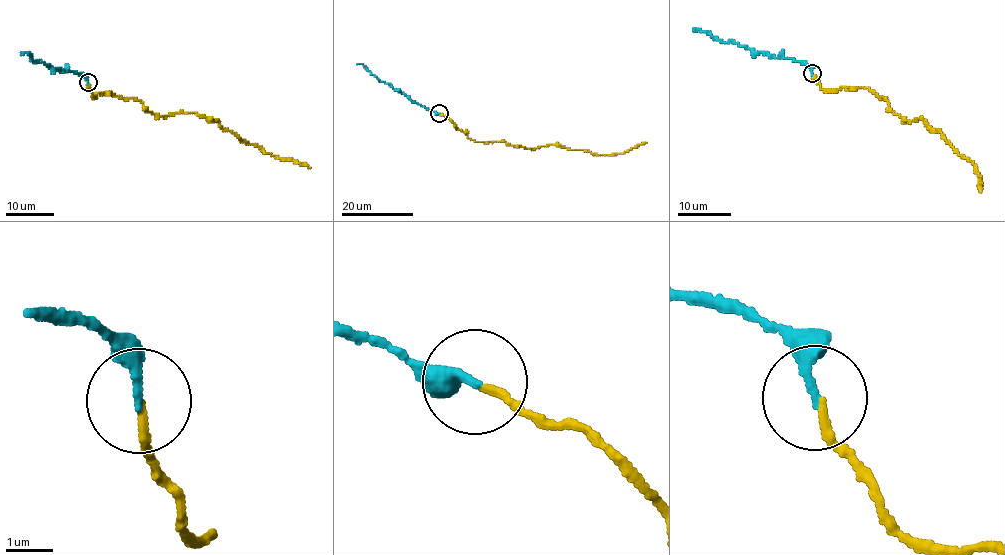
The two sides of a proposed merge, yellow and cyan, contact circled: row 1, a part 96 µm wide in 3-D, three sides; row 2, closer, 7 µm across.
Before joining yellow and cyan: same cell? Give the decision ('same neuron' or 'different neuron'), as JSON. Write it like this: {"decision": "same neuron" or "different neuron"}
{"decision": "same neuron"}

